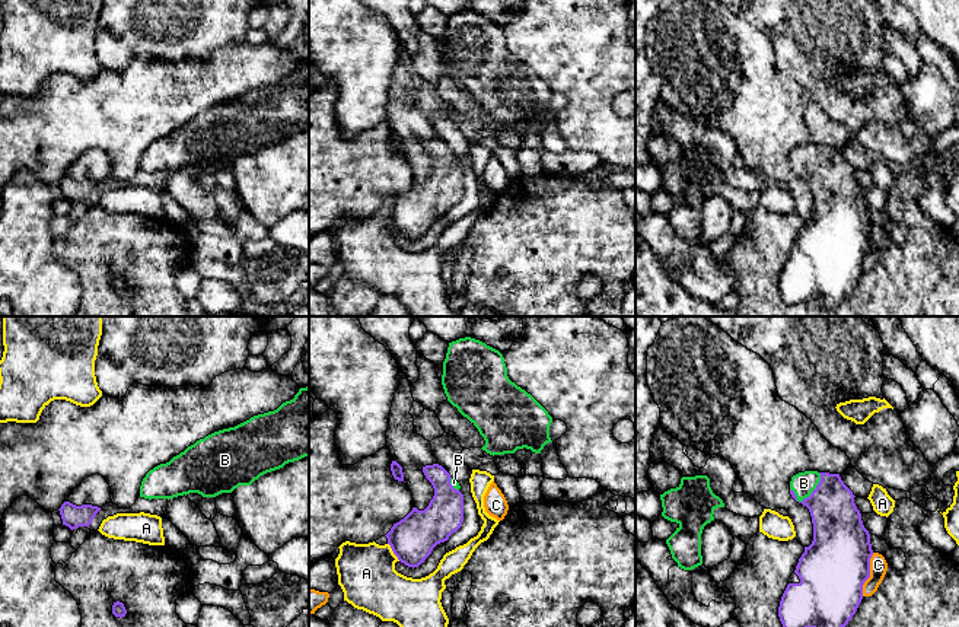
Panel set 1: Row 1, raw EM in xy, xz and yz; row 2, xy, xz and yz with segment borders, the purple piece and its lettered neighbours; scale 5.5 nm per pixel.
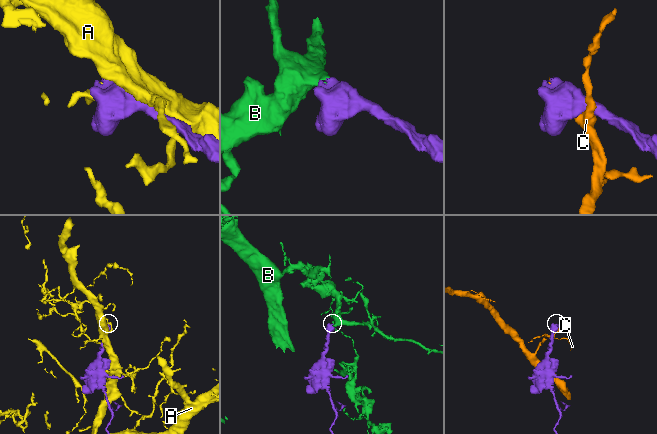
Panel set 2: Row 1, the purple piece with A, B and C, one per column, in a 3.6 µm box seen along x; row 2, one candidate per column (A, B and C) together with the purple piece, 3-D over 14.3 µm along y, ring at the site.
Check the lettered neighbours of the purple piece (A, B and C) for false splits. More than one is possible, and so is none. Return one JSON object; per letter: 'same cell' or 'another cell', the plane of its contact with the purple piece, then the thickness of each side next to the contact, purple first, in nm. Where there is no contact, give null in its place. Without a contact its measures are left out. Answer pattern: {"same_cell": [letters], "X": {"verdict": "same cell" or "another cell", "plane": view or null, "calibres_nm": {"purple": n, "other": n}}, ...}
{"same_cell": ["B"], "A": {"verdict": "another cell", "plane": "xz", "calibres_nm": {"purple": 240, "other": 320}}, "B": {"verdict": "same cell", "plane": "yz", "calibres_nm": {"purple": 280, "other": 130}}, "C": {"verdict": "another cell", "plane": "yz", "calibres_nm": {"purple": 380, "other": 100}}}

